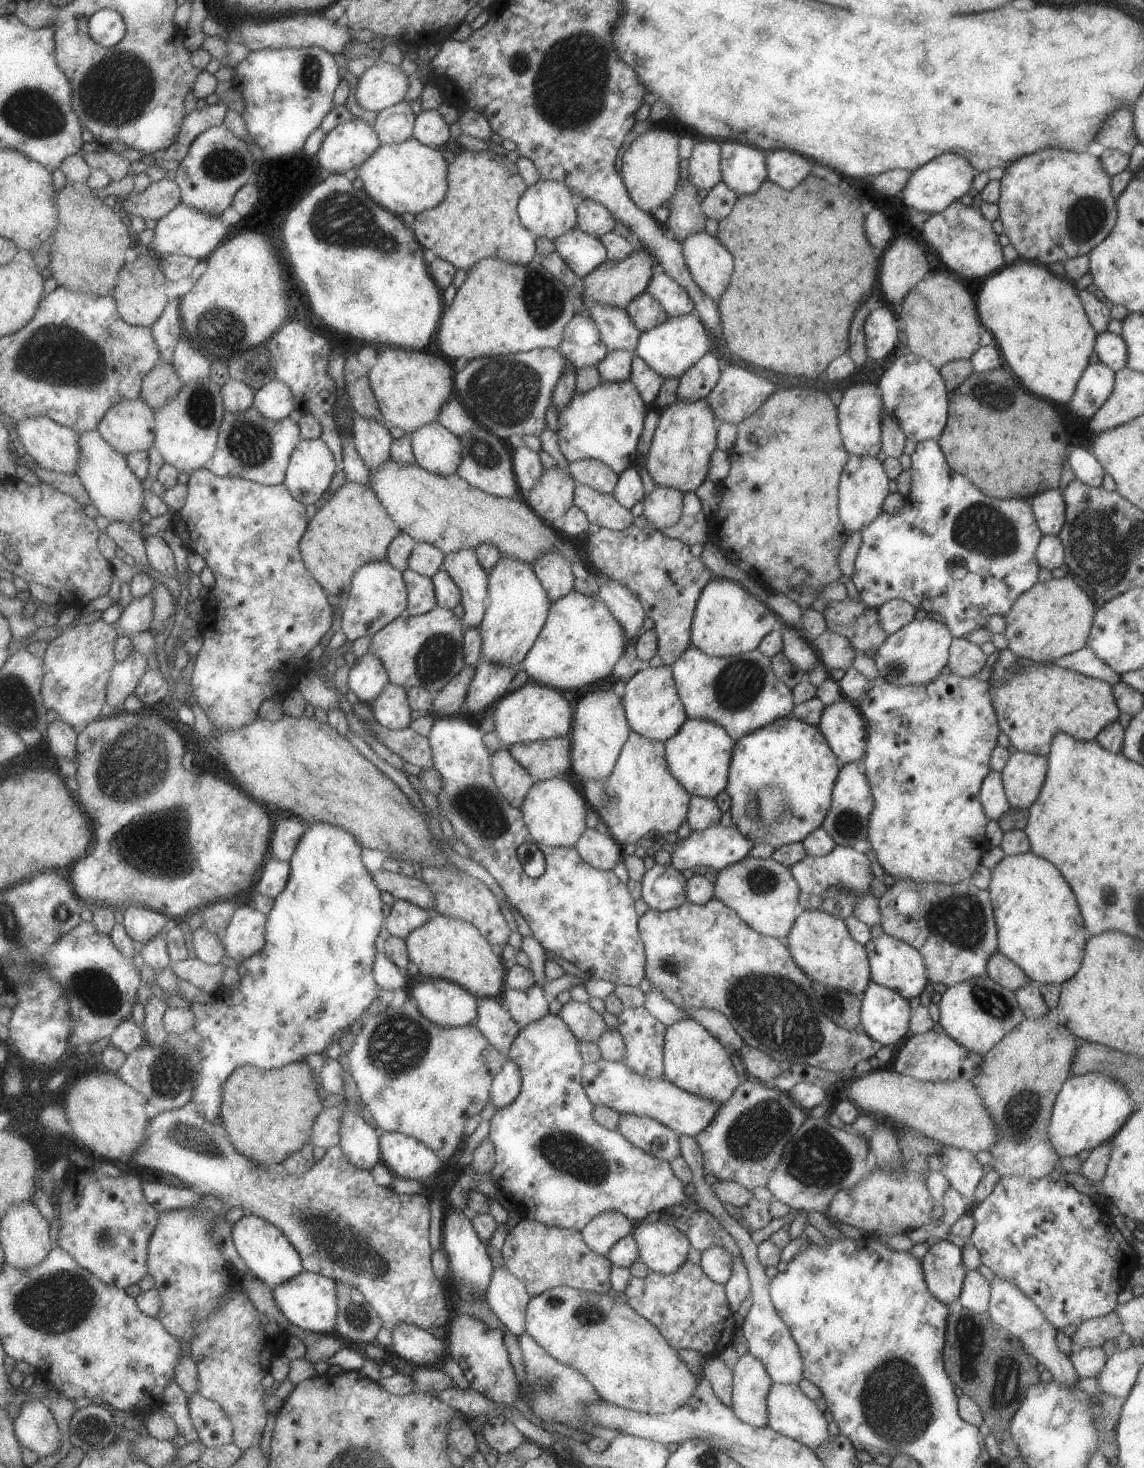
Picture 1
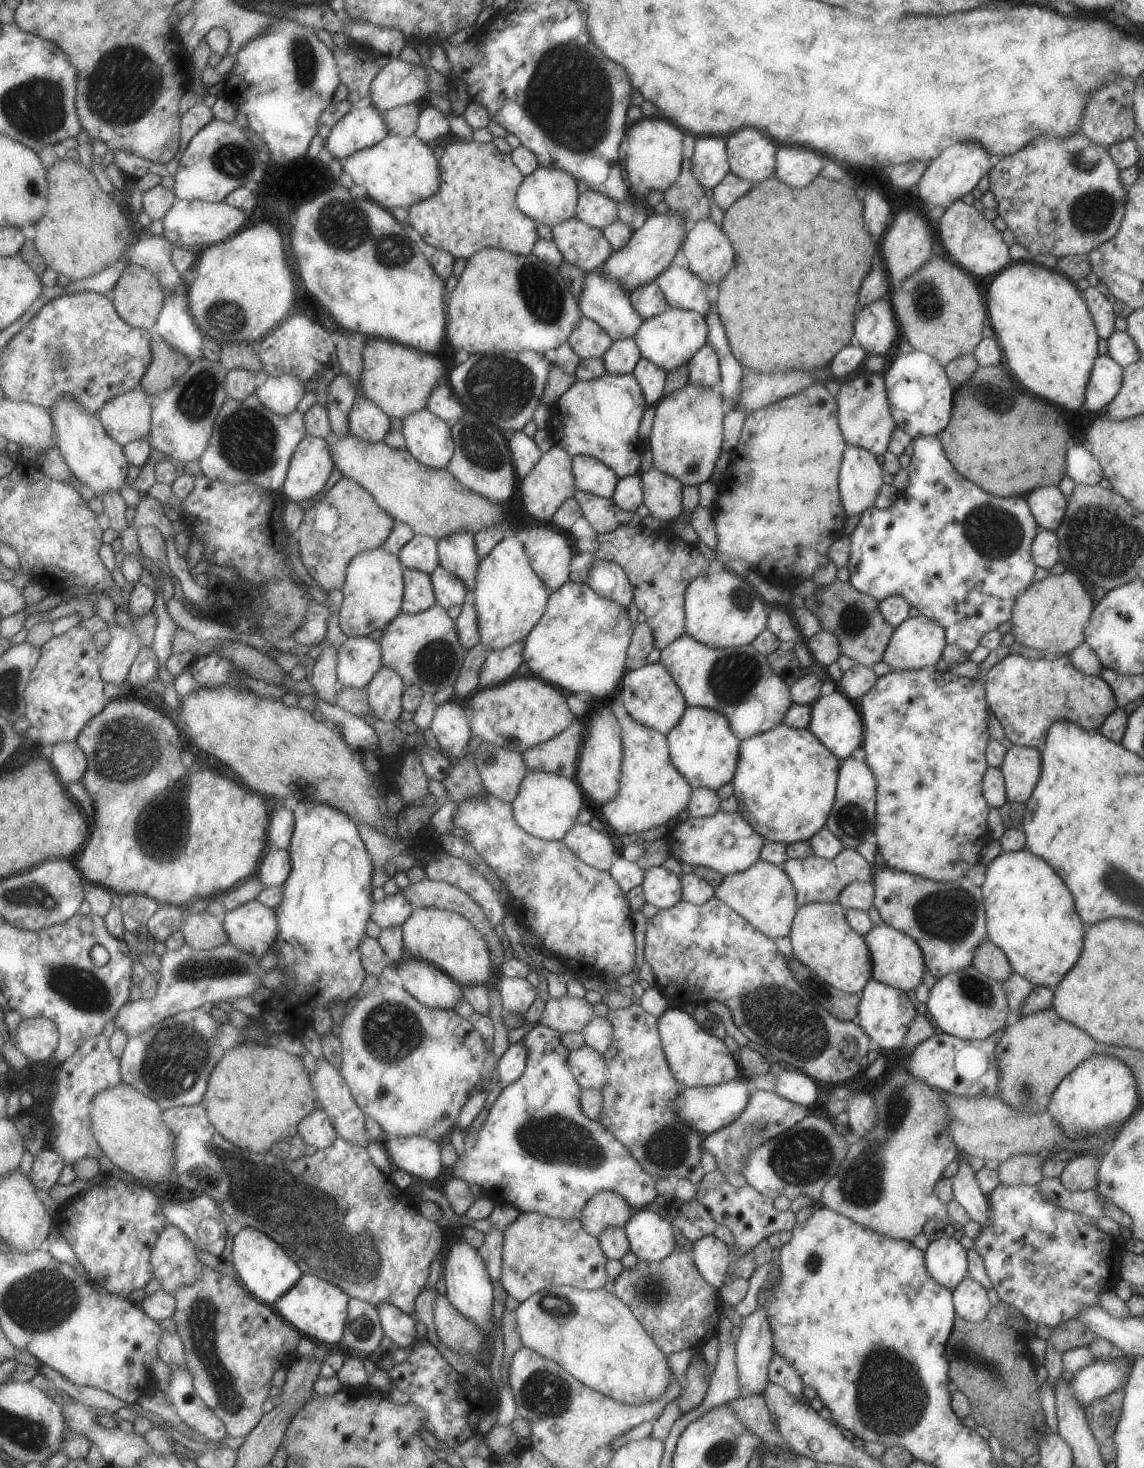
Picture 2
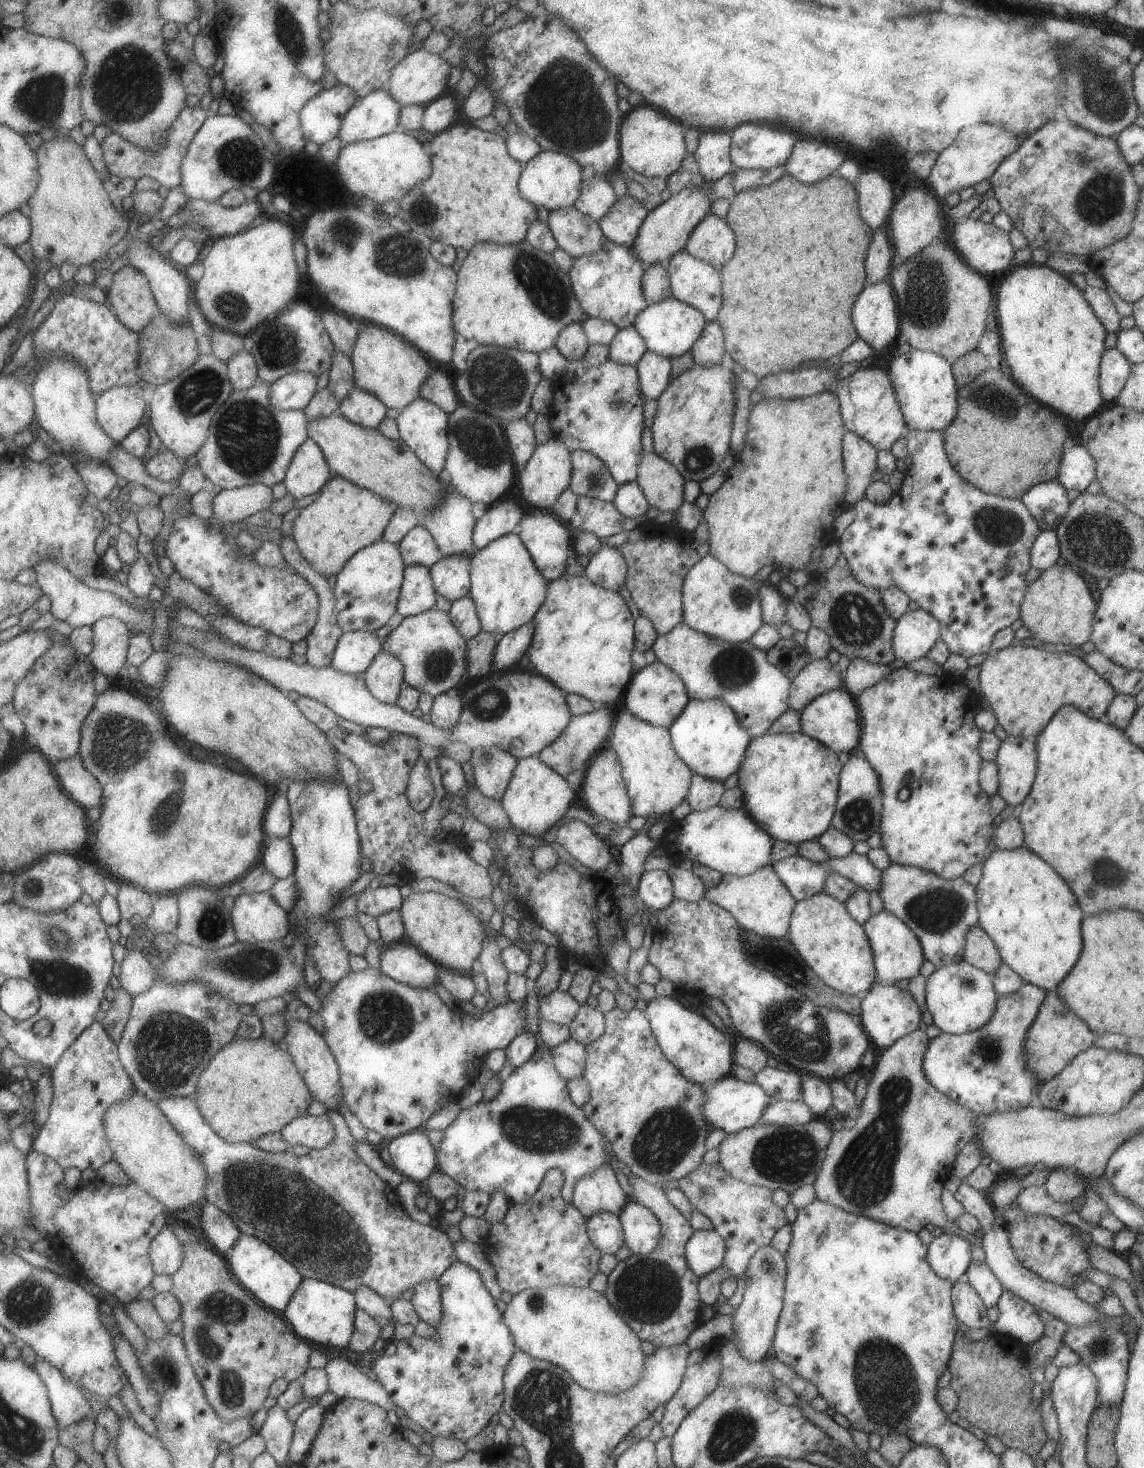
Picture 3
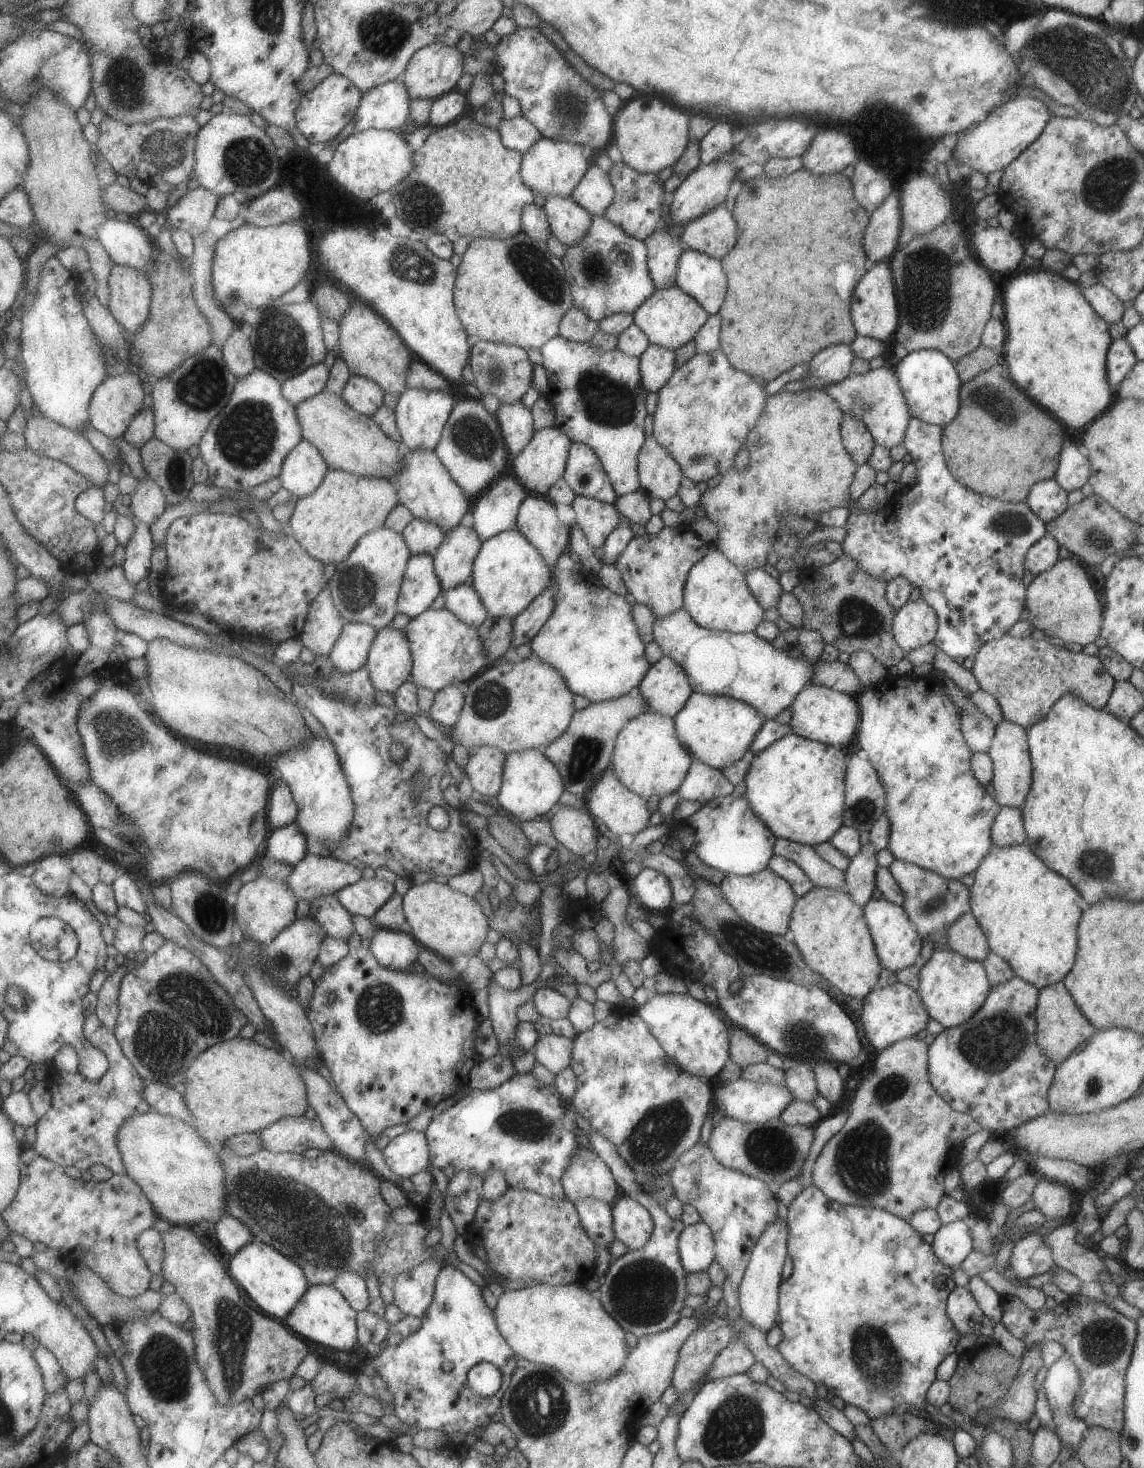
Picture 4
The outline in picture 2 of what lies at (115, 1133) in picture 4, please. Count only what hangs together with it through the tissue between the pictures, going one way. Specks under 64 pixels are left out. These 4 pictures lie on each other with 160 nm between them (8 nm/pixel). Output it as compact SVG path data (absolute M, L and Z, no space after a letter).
M103 1034L89 1039L79 1051L61 1064L57 1077L51 1106L55 1122L51 1148L64 1158L67 1165L73 1166L75 1161L82 1158L99 1160L103 1152L92 1131L92 1100L98 1092L123 1082L120 1059L113 1054L110 1040Z

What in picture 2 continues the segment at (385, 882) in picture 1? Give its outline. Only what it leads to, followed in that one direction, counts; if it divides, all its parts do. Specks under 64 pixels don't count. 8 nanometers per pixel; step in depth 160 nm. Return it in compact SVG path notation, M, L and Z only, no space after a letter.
M427 877L416 883L409 883L401 892L417 908L445 909L465 915L484 934L492 954L496 952L496 956L492 955L492 959L498 967L498 979L502 977L500 974L501 964L503 964L502 956L497 956L498 950L504 952L501 941L490 926L490 920L484 915L483 909L474 898L448 882L434 881Z

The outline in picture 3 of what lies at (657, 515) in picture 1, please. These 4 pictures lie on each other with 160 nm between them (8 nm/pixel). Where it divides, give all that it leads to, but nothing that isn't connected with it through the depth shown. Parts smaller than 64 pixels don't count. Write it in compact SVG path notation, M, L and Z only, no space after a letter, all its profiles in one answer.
M654 452L651 454L642 454L640 462L637 466L636 484L641 488L641 492L645 496L649 507L655 506L660 512L674 512L679 508L679 504L683 501L683 484L684 479L681 478L679 472L675 470L667 460L663 460L661 456L657 456Z

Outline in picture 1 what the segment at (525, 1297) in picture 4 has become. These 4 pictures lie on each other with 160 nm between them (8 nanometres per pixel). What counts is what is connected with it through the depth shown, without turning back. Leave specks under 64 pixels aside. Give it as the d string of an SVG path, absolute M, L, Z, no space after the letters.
M553 1287L543 1291L530 1297L527 1303L524 1330L558 1361L579 1371L601 1399L621 1408L648 1415L673 1412L691 1398L699 1382L699 1378L691 1373L657 1328L639 1316L626 1302L614 1299L612 1294L608 1296L607 1293L571 1287Z

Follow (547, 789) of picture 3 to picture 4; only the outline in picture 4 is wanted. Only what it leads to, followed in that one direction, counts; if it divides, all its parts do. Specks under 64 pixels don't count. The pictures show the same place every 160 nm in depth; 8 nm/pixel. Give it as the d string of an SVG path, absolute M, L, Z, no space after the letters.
M527 748L517 752L505 752L505 768L503 768L503 785L498 803L504 814L519 821L539 820L540 816L558 803L563 794L564 782L559 770L545 757L543 750Z

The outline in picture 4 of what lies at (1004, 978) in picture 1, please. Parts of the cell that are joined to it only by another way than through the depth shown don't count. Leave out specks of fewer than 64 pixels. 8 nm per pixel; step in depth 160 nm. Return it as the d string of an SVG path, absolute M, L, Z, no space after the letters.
M965 913L946 928L948 948L972 961L985 960L990 948L973 915Z

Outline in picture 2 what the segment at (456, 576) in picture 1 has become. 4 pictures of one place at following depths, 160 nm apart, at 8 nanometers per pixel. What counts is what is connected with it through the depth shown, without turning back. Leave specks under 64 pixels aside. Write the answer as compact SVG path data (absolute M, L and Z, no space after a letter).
M457 533L456 535L451 535L445 537L438 541L440 548L440 564L449 572L457 575L464 583L468 590L473 591L477 588L478 571L480 570L480 564L482 558L477 552L476 545L476 535L474 533Z

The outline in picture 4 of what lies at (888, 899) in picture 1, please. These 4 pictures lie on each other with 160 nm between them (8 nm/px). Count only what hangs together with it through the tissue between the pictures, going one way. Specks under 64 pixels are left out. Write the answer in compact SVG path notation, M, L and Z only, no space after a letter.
M895 858L888 869L901 889L904 898L902 907L915 932L923 941L931 942L935 951L938 947L948 948L946 928L961 915L970 912L970 890L958 880L943 878L916 864L898 861Z

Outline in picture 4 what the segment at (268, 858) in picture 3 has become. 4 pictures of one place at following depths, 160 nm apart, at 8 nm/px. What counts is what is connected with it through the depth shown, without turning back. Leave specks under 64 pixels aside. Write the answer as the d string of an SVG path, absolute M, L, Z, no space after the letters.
M295 822L275 828L269 835L264 855L274 861L297 866L309 853L306 836Z

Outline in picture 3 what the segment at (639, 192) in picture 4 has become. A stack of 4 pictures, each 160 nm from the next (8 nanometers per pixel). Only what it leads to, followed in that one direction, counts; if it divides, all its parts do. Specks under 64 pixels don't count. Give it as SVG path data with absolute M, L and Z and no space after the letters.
M627 194L615 200L609 212L601 216L598 224L606 240L630 248L647 214L648 211L643 208L643 204Z

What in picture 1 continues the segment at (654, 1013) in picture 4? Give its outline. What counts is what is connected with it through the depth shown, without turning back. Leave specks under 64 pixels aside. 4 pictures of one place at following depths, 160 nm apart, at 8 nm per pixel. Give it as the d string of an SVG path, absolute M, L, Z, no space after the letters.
M683 1019L664 1030L662 1048L663 1078L681 1090L710 1100L718 1105L725 1104L741 1082L737 1077L725 1048L704 1026L693 1019Z

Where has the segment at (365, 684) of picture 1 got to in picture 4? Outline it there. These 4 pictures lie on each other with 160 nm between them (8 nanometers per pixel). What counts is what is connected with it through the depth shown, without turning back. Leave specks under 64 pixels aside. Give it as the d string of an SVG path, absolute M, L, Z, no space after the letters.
M346 623L330 659L337 669L350 673L368 666L377 628L367 623Z

